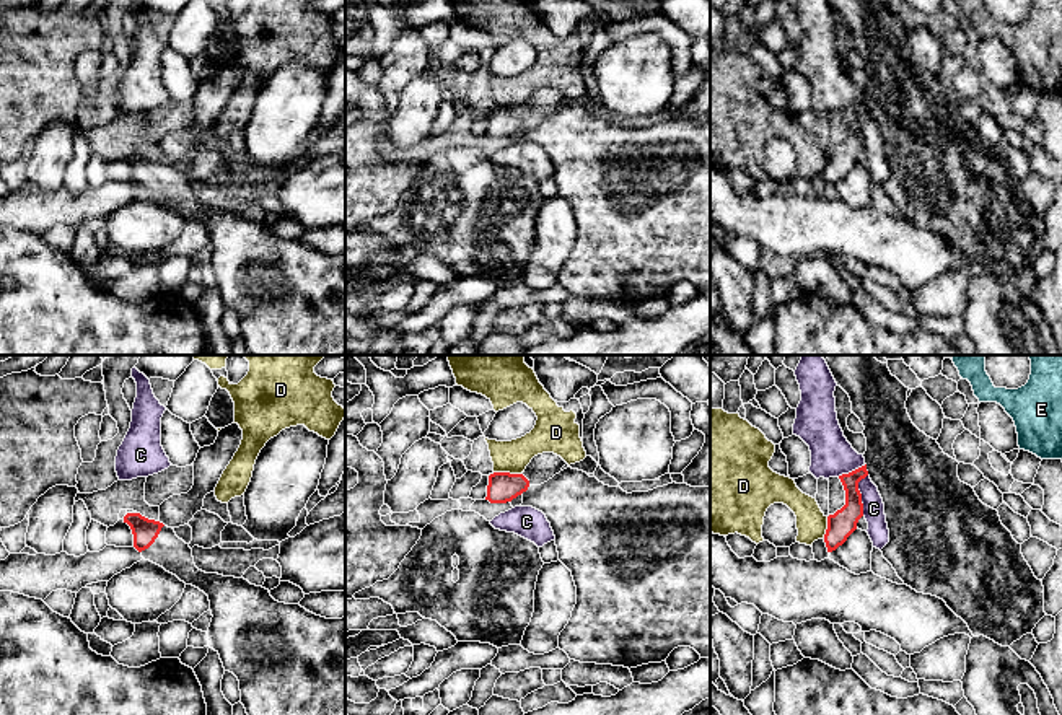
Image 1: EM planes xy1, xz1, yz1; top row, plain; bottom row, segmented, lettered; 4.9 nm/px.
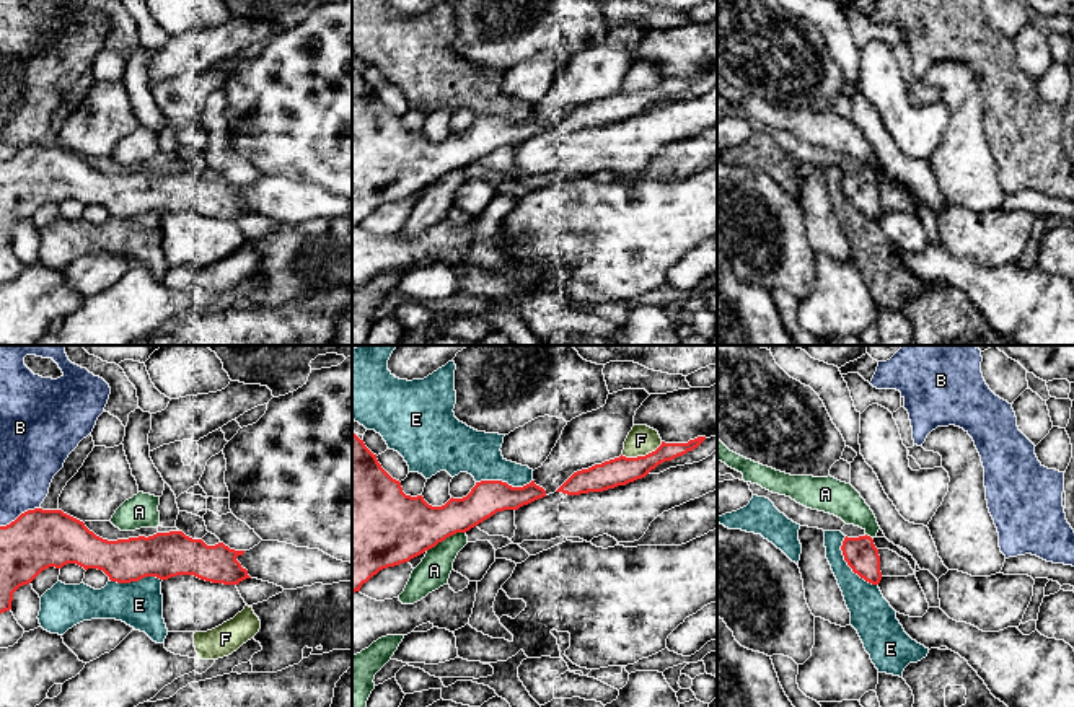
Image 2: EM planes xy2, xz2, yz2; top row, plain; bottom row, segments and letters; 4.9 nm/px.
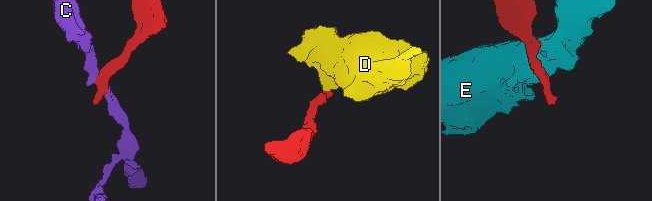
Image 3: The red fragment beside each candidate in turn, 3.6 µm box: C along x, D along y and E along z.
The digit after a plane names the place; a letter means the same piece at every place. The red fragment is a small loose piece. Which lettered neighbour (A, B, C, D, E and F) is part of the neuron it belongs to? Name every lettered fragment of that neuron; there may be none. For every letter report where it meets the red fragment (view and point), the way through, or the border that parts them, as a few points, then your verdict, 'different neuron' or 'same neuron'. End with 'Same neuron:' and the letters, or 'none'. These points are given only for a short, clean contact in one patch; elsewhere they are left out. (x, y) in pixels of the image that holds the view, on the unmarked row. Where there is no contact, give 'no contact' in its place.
A: contact xz2 (445, 173); different neuron
B: contact xy2 (20, 150); different neuron
C: contact yz1 (860, 131); border yz1 (867, 109), (859, 118), (862, 150); different neuron
D: contact xz1 (507, 108); border xz1 (494, 106), (520, 109); different neuron
E: contact yz2 (848, 199); different neuron
F: contact xz2 (641, 92); different neuron
Same neuron: none

